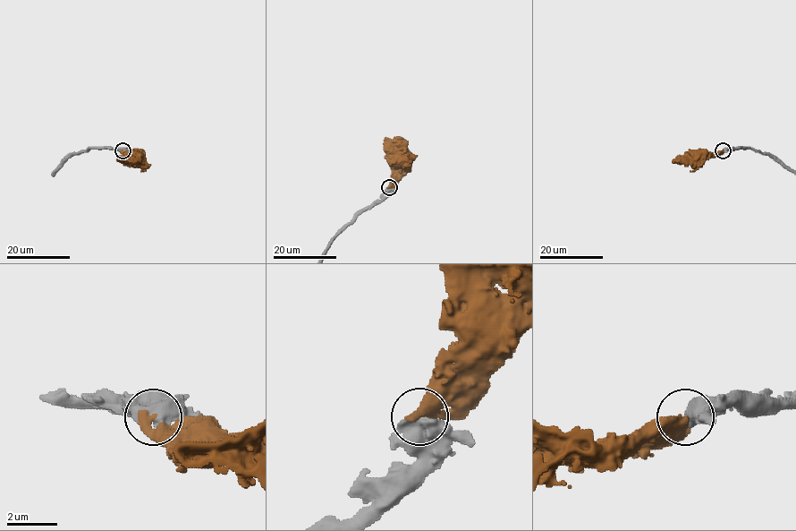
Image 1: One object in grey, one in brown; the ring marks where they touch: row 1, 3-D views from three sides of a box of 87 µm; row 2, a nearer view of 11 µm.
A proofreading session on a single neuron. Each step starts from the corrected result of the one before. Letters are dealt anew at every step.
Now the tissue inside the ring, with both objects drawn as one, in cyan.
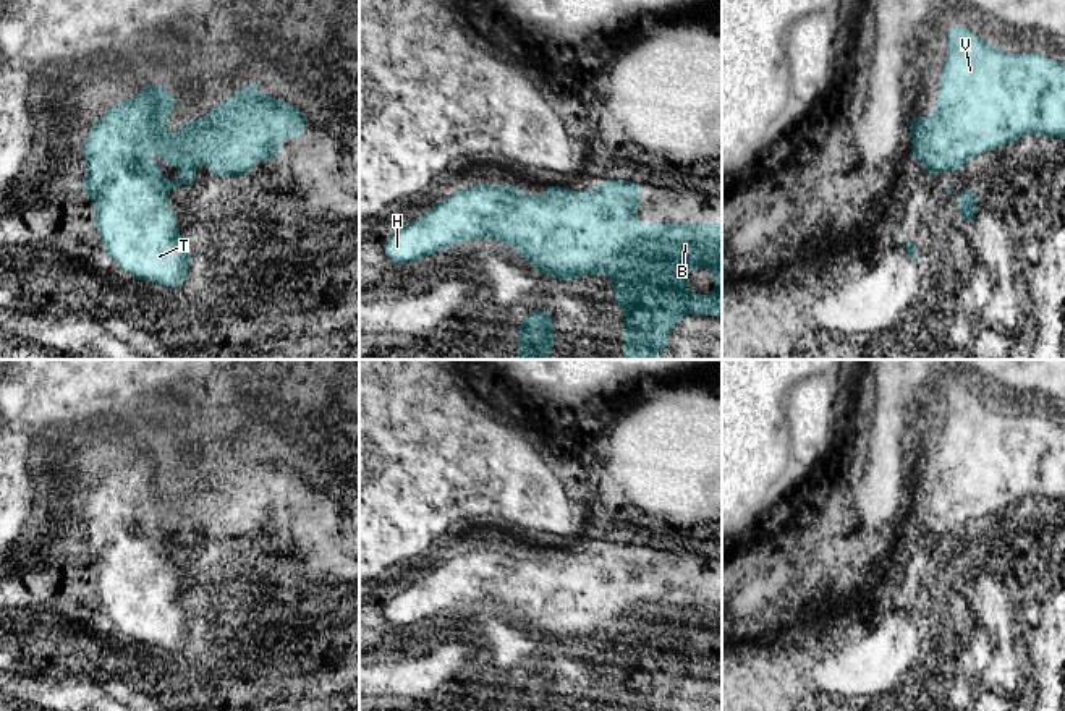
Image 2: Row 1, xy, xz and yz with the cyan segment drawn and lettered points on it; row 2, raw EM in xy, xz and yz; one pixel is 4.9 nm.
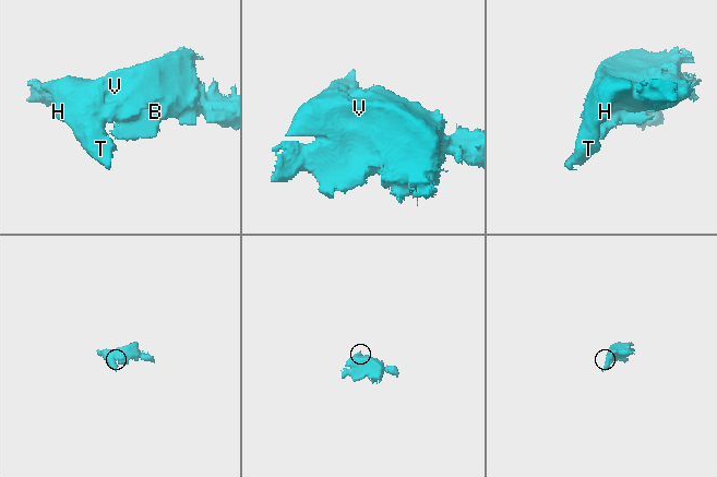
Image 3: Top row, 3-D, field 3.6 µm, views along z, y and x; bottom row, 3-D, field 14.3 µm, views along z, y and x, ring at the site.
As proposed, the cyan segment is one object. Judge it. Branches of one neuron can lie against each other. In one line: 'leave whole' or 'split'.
leave whole

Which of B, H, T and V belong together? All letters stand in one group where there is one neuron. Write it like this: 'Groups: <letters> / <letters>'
Groups: B H T V

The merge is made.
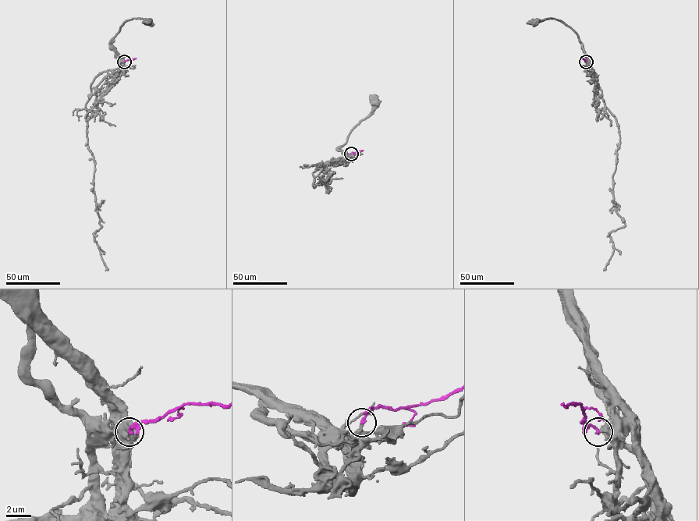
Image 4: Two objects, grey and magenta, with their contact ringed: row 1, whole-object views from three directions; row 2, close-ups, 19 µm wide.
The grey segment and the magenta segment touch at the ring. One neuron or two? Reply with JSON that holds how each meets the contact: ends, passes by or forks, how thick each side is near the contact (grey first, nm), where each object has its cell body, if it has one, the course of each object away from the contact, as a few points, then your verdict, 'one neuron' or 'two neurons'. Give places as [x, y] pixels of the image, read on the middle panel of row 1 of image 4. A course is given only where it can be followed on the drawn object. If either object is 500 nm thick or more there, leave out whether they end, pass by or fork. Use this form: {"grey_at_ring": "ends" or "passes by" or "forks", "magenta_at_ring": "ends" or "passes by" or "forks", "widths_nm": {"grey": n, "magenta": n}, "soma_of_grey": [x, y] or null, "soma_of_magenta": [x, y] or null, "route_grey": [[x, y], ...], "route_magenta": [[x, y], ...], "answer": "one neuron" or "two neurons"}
{"grey_at_ring": "ends", "magenta_at_ring": "ends", "widths_nm": {"grey": 360, "magenta": 240}, "soma_of_grey": [375, 103], "soma_of_magenta": null, "route_grey": [[351, 154], [338, 148], [345, 143], [350, 131], [370, 114], [374, 102]], "route_magenta": [[351, 154], [363, 150]], "answer": "one neuron"}

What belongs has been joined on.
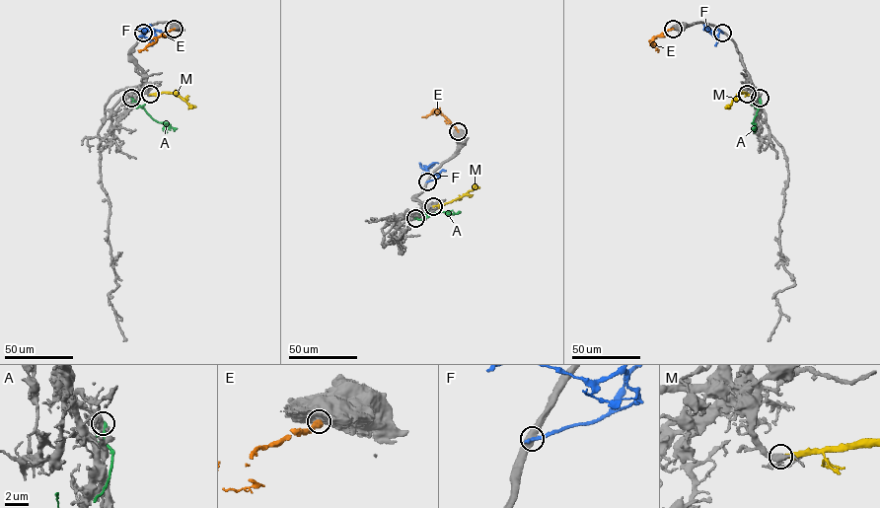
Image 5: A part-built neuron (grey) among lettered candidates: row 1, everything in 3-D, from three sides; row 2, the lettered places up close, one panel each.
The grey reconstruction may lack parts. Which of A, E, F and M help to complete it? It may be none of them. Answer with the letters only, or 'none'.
M

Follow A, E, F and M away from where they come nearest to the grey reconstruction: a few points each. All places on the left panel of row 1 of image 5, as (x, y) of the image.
A: (131, 98), (153, 119), (177, 128)
E: (174, 29), (138, 50)
F: (143, 33), (152, 31), (156, 36), (147, 38), (140, 29), (149, 24)
M: (150, 95), (173, 93), (192, 106), (189, 107)

